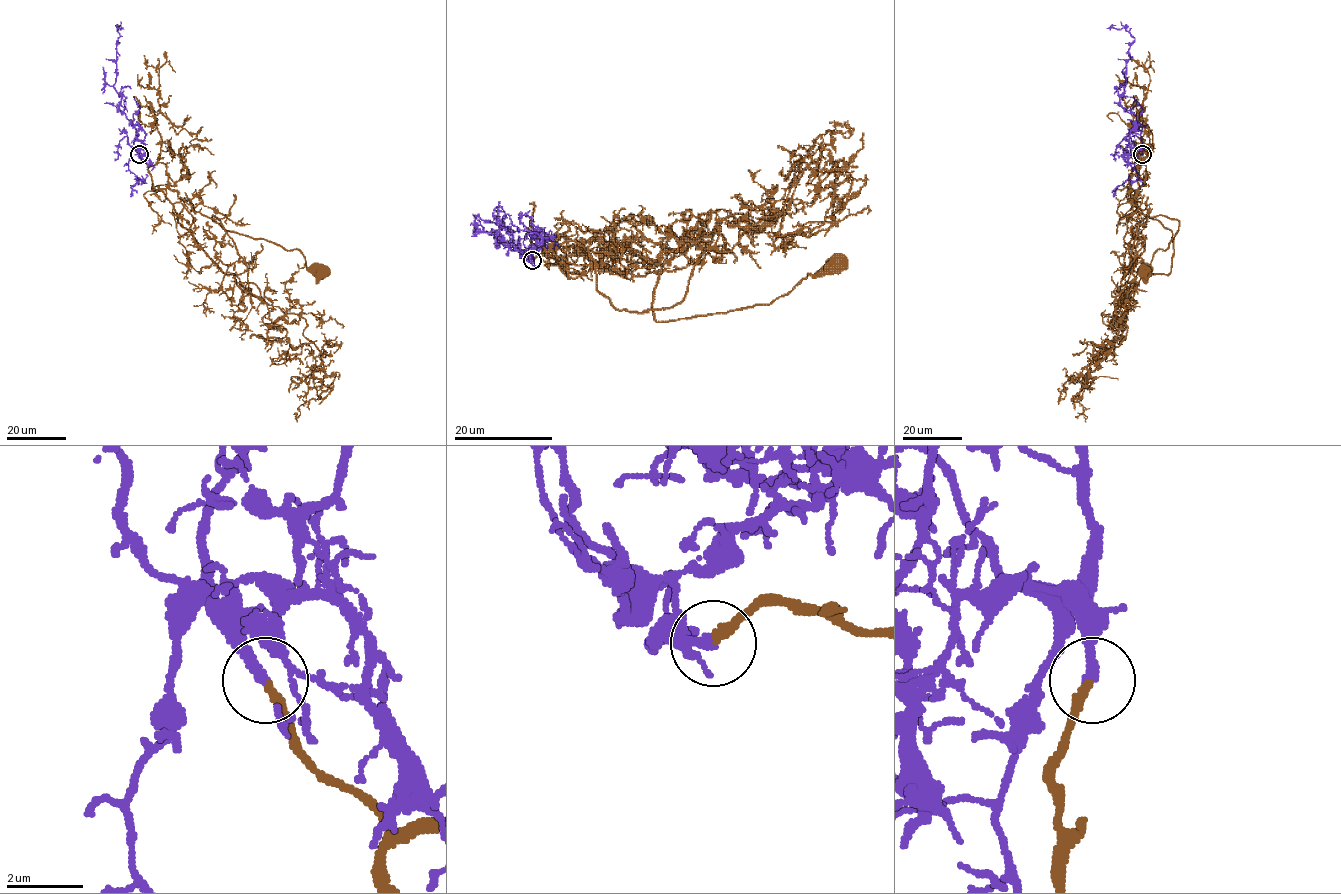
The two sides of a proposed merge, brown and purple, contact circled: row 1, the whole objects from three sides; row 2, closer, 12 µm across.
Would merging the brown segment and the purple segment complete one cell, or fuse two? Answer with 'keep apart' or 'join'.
join

